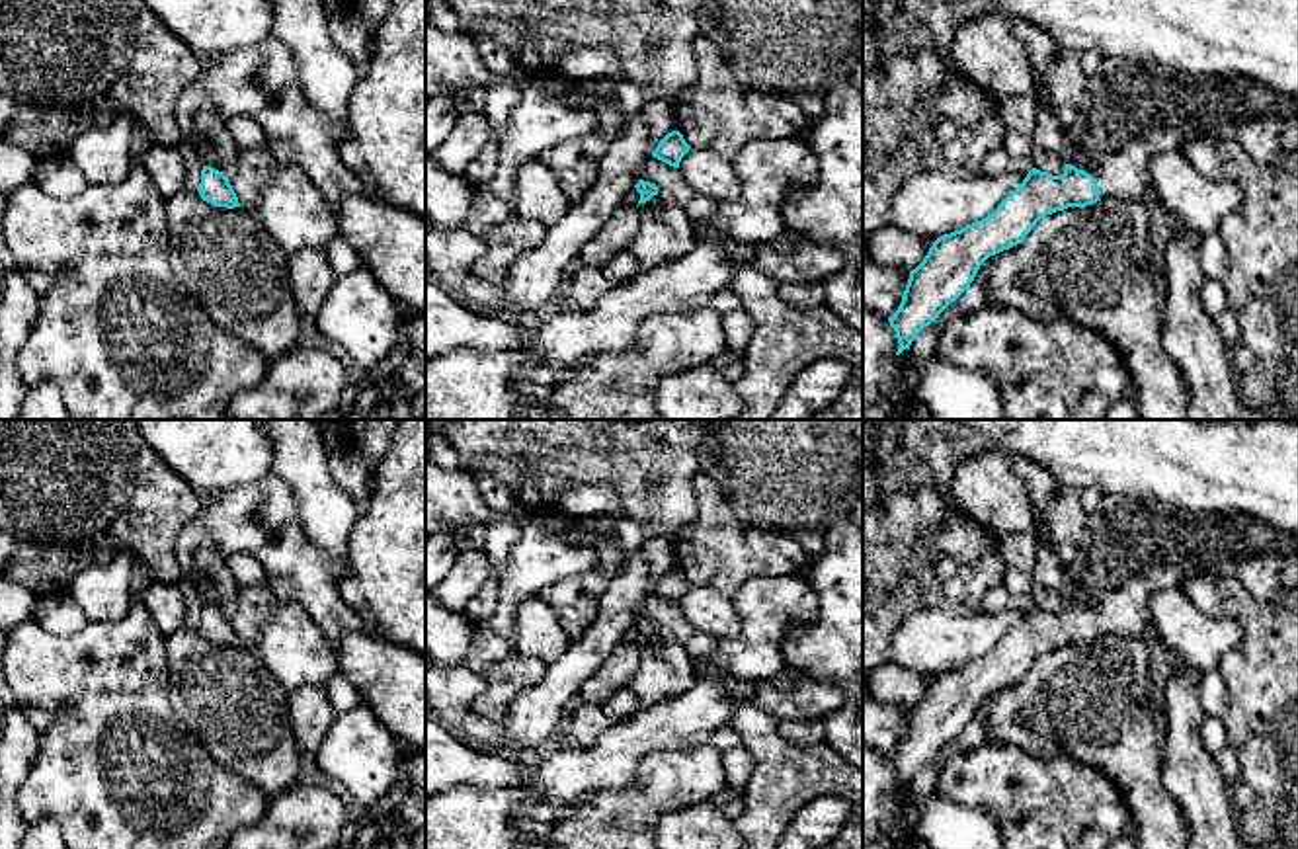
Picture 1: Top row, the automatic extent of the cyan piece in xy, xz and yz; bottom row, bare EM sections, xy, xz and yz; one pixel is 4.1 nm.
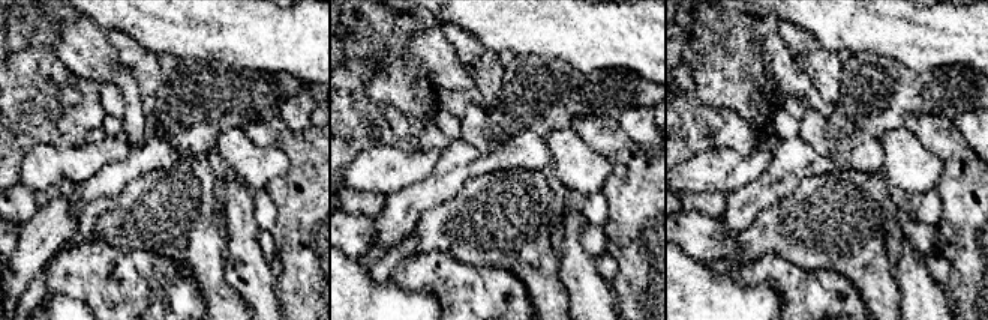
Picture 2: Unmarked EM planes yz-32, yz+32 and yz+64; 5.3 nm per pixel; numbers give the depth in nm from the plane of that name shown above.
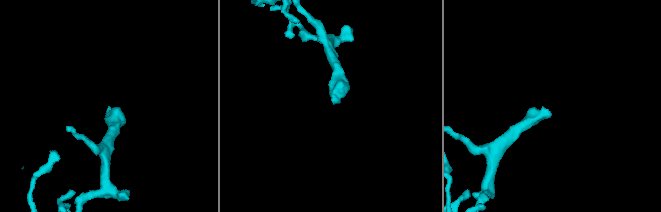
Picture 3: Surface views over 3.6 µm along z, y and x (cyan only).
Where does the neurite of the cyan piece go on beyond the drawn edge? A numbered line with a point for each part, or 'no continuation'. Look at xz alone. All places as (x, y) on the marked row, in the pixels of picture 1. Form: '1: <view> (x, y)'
no continuation

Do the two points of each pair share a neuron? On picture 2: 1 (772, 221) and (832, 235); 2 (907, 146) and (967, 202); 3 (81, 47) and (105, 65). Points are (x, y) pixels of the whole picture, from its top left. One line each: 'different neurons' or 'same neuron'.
1: same neuron
2: different neurons
3: same neuron

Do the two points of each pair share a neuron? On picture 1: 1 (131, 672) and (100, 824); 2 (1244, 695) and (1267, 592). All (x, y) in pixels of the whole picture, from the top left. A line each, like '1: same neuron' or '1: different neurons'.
1: same neuron
2: different neurons

